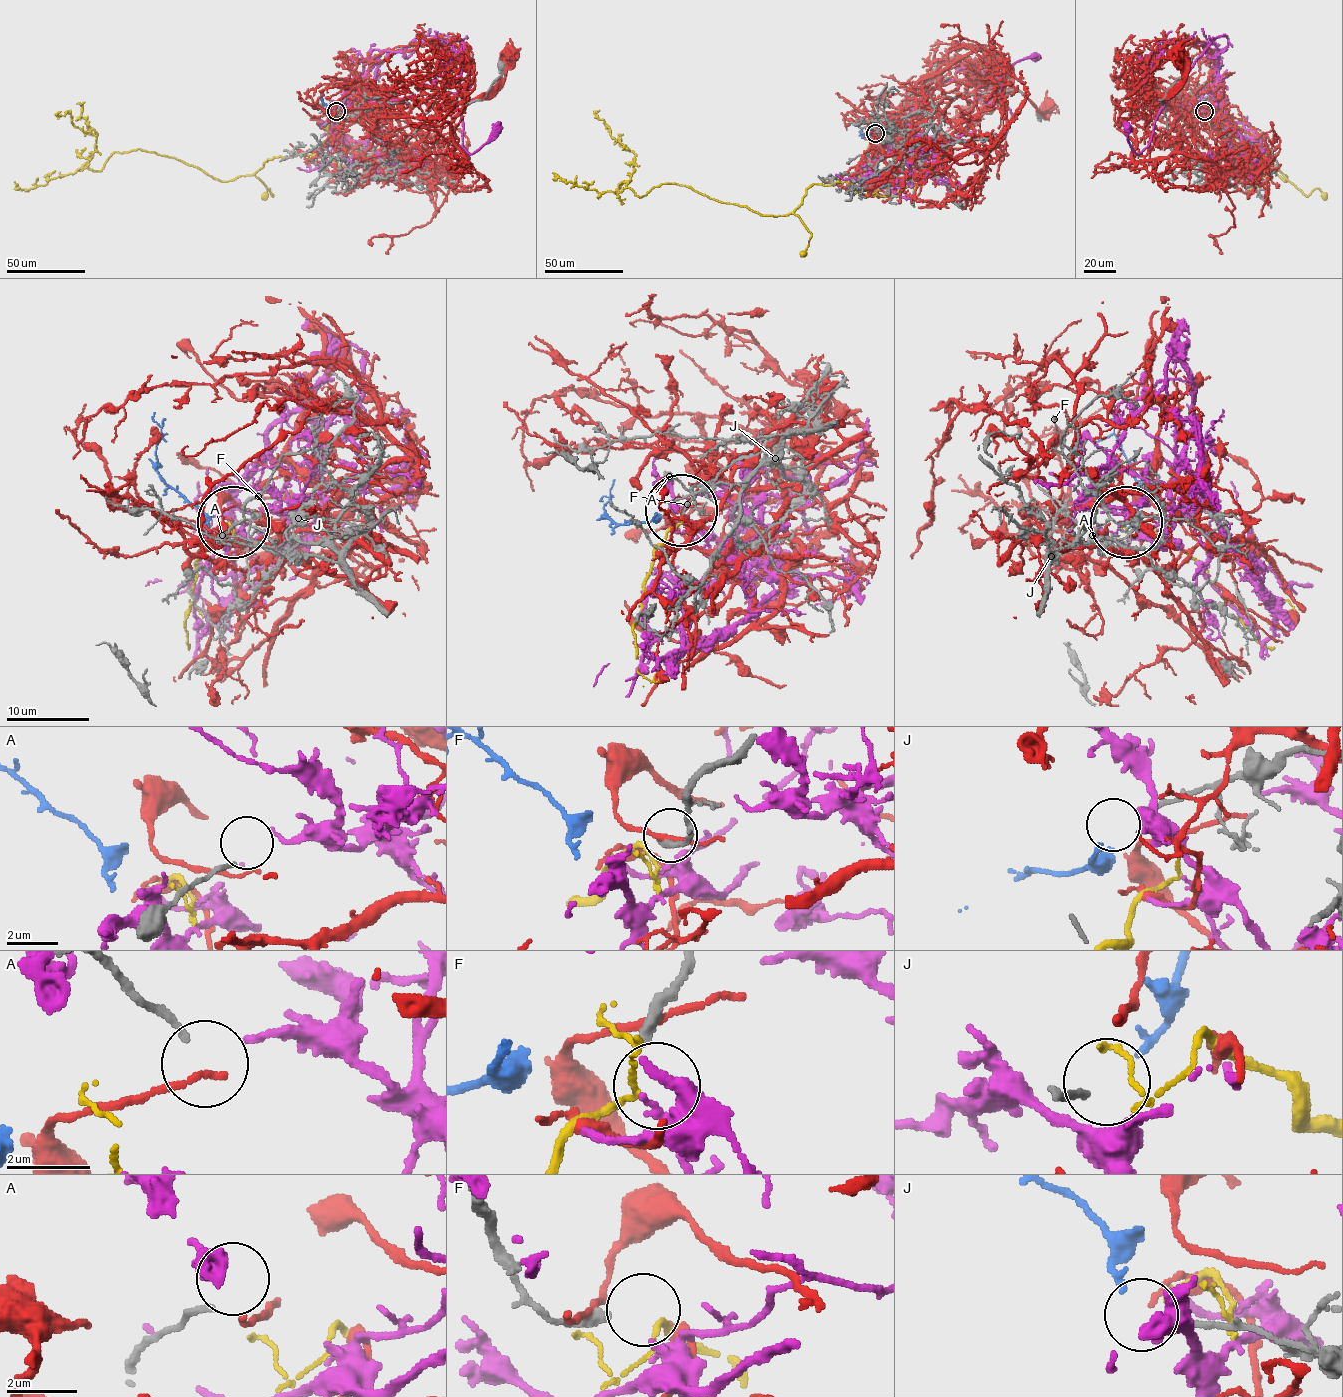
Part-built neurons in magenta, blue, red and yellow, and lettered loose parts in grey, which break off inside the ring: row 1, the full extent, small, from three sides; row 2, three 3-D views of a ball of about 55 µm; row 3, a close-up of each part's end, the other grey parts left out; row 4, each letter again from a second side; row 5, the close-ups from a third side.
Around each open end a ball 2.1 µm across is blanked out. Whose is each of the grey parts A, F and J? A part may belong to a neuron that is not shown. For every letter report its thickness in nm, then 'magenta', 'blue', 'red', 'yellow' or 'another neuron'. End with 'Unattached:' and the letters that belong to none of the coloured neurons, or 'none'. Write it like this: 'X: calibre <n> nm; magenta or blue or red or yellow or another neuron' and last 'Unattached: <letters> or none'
A: calibre 180 nm; another neuron
F: calibre 280 nm; yellow
J: calibre 160 nm; blue
Unattached: A

